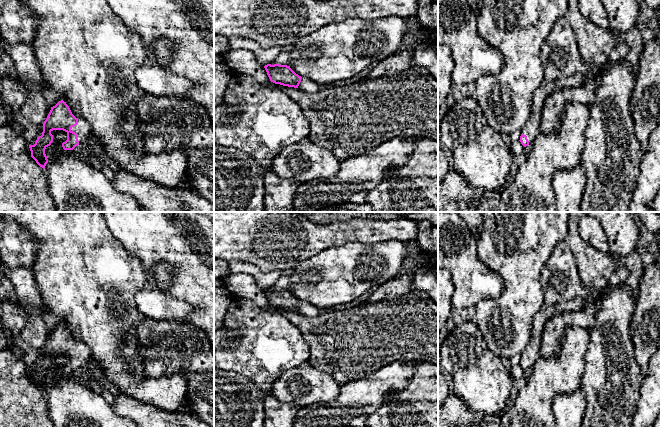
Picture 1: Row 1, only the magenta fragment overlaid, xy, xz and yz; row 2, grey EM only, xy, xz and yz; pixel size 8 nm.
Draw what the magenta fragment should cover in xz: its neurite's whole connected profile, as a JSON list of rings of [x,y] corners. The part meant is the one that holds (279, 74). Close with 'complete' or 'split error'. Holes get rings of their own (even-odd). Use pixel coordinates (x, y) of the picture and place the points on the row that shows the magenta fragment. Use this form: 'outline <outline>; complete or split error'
outline [[[267,64],[264,66],[271,82],[283,86],[298,88],[306,93],[316,93],[322,89],[321,86],[307,77],[296,74],[290,66],[280,64]]]; split error

